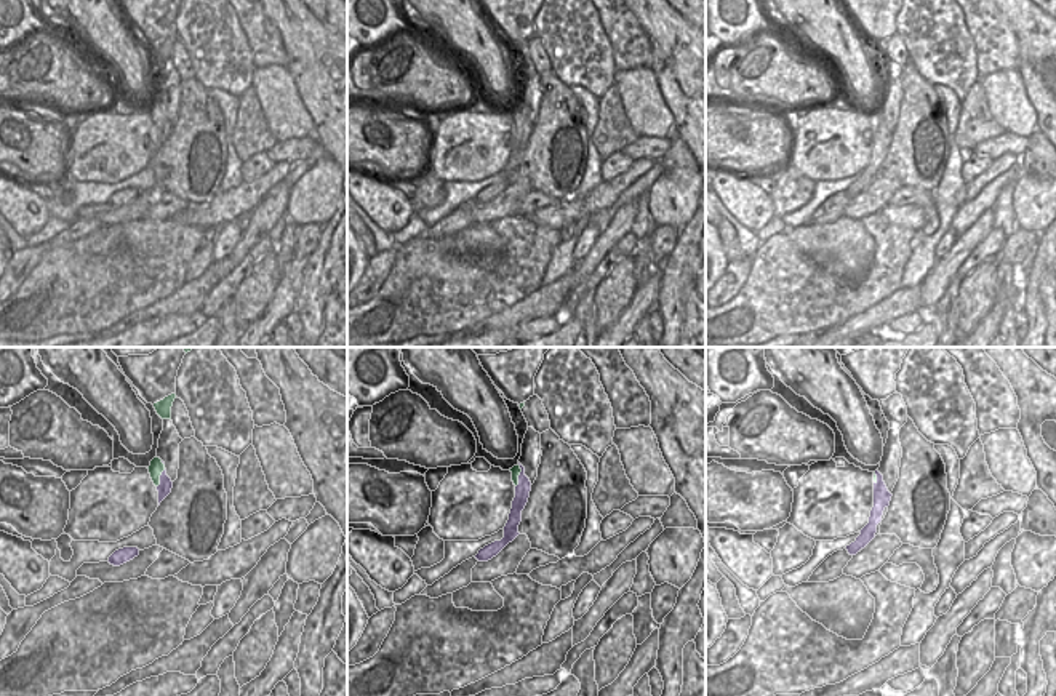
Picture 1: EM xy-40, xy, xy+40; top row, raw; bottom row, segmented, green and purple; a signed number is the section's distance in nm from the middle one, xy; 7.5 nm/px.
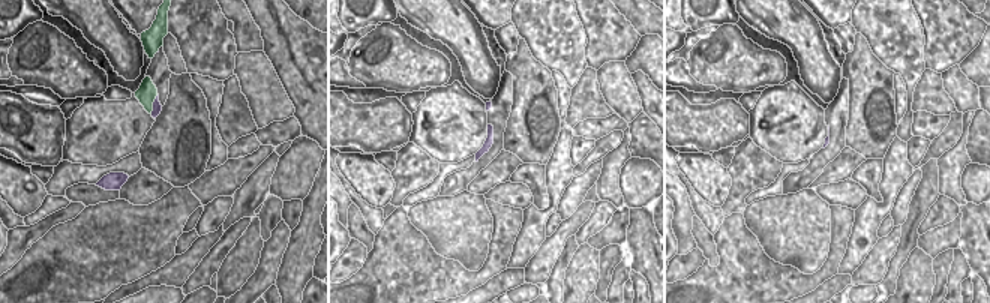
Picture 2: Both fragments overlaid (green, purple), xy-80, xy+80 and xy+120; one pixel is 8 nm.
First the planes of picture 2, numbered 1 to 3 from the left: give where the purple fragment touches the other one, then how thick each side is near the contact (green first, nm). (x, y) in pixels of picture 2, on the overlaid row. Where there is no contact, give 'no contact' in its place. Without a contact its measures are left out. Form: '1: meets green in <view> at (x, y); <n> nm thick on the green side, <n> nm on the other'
1: meets green in xy-80 at (152, 104); 160 nm thick on the green side, 70 nm on the other
2: no contact
3: no contact

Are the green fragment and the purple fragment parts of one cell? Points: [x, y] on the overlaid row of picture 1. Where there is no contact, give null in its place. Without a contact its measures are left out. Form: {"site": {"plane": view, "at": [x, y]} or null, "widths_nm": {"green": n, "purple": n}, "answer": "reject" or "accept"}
{"site": {"plane": "xy-40", "at": [159, 479]}, "widths_nm": {"green": 110, "purple": 100}, "answer": "accept"}

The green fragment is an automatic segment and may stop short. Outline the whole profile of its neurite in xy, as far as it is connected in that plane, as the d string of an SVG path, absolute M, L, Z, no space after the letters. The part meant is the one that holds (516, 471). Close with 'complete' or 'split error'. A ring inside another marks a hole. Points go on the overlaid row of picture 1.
M520 462L509 470L512 472L512 482L515 485L515 498L512 501L509 520L504 526L504 538L480 549L478 554L475 555L478 562L491 560L520 534L518 525L522 522L522 510L525 509L530 498L531 482L525 475L525 467Z; split error

